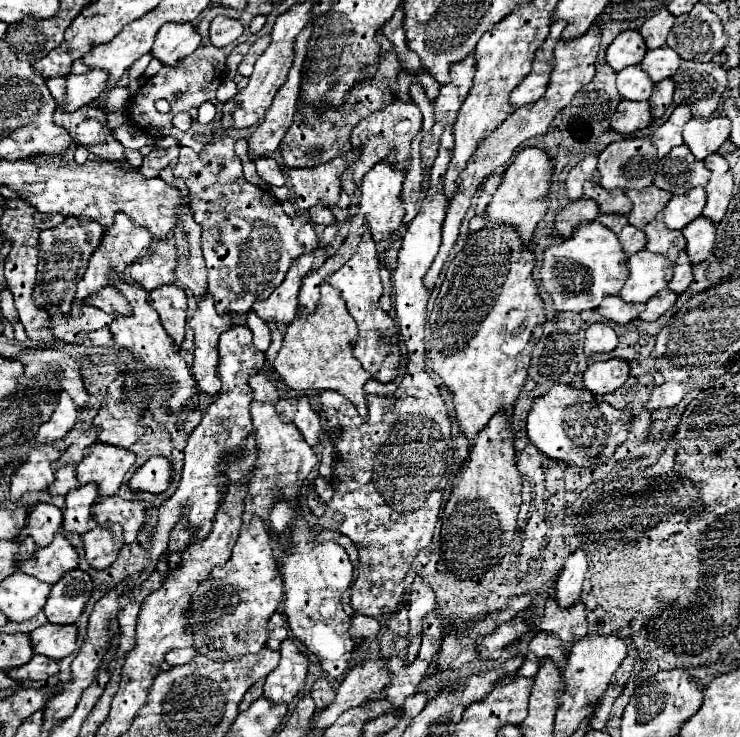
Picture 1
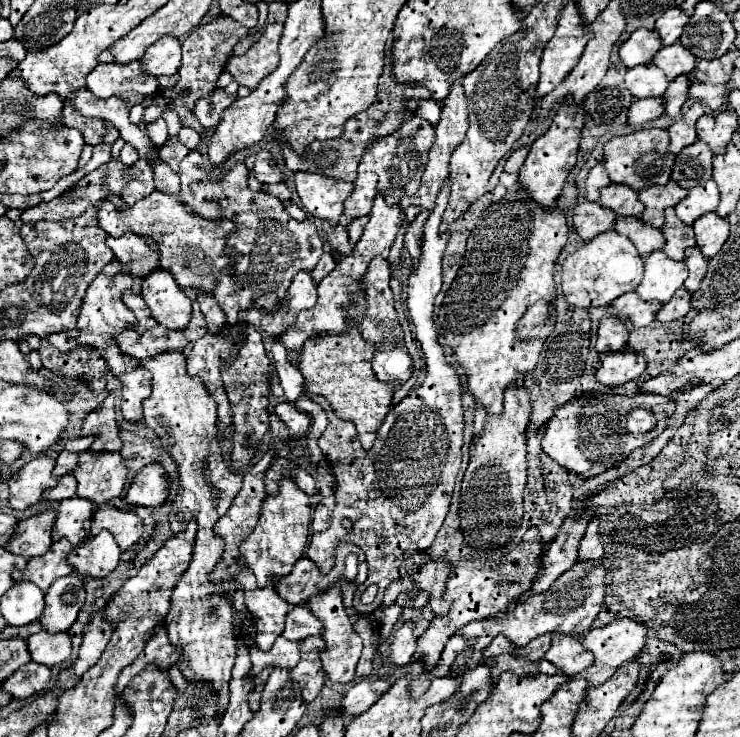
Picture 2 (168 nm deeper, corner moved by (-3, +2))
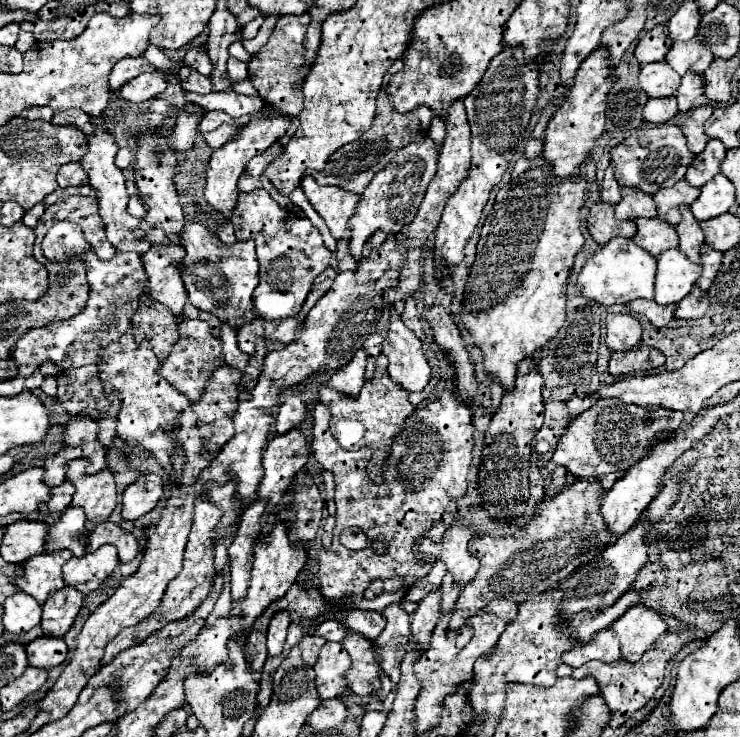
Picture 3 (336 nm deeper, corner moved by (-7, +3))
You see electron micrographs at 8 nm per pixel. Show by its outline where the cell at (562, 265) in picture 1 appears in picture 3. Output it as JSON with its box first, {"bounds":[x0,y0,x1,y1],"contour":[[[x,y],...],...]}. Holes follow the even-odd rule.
{"bounds":[578,238,656,306],"contour":[[[612,238],[608,244],[596,252],[578,274],[578,292],[602,306],[628,304],[634,298],[652,298],[654,296],[654,274],[656,258],[636,246],[630,238]]]}

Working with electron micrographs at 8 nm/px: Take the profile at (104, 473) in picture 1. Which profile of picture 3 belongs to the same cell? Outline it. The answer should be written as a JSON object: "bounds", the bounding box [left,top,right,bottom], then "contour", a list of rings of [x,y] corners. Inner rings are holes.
{"bounds":[66,458,116,522],"contour":[[[76,458],[68,462],[66,478],[76,486],[72,506],[84,508],[86,516],[94,522],[108,520],[116,506],[116,484],[112,472],[106,468],[98,474],[86,474],[88,460]]]}

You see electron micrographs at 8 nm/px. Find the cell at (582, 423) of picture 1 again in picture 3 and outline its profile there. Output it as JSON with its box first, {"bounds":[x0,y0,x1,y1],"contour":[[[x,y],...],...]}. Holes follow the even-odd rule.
{"bounds":[552,398,684,478],"contour":[[[602,398],[568,424],[552,458],[576,478],[602,478],[608,472],[628,470],[634,466],[652,450],[656,434],[674,432],[682,420],[684,414],[680,410],[644,408],[636,404],[624,404],[622,400]]]}

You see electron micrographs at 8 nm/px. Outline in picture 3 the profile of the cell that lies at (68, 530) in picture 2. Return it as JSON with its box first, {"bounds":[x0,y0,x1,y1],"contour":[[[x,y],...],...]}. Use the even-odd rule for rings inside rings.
{"bounds":[46,506,88,558],"contour":[[[68,506],[64,510],[62,518],[50,528],[50,534],[46,540],[46,550],[52,552],[56,548],[68,548],[68,550],[72,550],[72,554],[76,558],[84,556],[86,546],[88,546],[84,524],[86,524],[84,510],[76,508],[76,506]]]}

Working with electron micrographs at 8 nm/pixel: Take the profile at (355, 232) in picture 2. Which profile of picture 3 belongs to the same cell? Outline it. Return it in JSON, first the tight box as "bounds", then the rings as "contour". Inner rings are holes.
{"bounds":[362,230,388,256],"contour":[[[376,230],[368,240],[366,240],[366,244],[364,244],[364,250],[362,250],[362,256],[368,256],[368,252],[372,250],[372,248],[378,248],[384,240],[388,238],[388,234],[386,232],[382,232],[382,230]]]}

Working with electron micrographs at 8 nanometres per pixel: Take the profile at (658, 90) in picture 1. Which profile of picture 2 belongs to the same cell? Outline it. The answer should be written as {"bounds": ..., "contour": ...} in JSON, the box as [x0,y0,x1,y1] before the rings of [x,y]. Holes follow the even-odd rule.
{"bounds":[664,75,690,117],"contour":[[[680,75],[680,77],[676,77],[676,79],[668,85],[668,89],[666,89],[666,93],[664,93],[666,115],[676,117],[676,115],[680,113],[684,101],[688,99],[688,87],[690,87],[688,75]]]}

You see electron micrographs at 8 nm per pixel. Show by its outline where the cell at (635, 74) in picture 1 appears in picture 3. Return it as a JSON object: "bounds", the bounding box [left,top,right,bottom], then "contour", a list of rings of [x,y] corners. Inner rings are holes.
{"bounds":[638,60,680,98],"contour":[[[662,60],[652,64],[642,64],[638,74],[642,90],[650,98],[666,98],[674,96],[680,86],[680,76]]]}

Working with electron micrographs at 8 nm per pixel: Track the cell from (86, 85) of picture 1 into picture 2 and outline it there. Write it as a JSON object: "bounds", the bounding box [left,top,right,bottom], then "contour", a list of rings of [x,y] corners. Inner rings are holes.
{"bounds":[88,63,158,99],"contour":[[[100,63],[90,75],[88,75],[88,91],[92,91],[100,99],[108,99],[112,95],[122,95],[126,91],[140,91],[146,97],[150,97],[152,91],[156,91],[158,81],[152,77],[140,75],[138,63]]]}

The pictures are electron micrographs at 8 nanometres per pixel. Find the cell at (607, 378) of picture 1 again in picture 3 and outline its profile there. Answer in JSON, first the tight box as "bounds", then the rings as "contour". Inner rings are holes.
{"bounds":[608,346,664,376],"contour":[[[640,346],[628,352],[620,354],[622,358],[612,358],[608,372],[612,376],[632,376],[632,374],[642,374],[648,370],[654,370],[664,364],[664,354],[658,352],[656,348]]]}

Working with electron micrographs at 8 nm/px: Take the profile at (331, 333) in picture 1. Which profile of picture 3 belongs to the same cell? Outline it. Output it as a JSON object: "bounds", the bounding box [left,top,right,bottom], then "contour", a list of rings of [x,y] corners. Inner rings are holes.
{"bounds":[318,354,414,482],"contour":[[[380,354],[376,358],[374,378],[364,380],[364,386],[358,396],[346,396],[346,394],[330,388],[326,382],[318,384],[318,396],[332,412],[330,430],[340,446],[350,451],[358,450],[362,446],[372,448],[372,458],[368,462],[368,474],[376,482],[382,482],[380,468],[388,456],[388,442],[392,440],[392,436],[396,436],[396,432],[400,432],[404,418],[410,416],[414,410],[414,406],[408,402],[408,392],[390,380],[386,366],[388,366],[388,358],[384,354]]]}

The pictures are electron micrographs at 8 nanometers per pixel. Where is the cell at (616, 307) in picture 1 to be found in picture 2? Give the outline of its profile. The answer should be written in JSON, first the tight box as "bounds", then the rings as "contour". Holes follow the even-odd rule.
{"bounds":[612,293,662,327],"contour":[[[626,293],[618,297],[612,307],[622,319],[628,319],[632,327],[646,327],[656,319],[656,313],[662,309],[662,303],[648,303],[642,301],[636,293]]]}

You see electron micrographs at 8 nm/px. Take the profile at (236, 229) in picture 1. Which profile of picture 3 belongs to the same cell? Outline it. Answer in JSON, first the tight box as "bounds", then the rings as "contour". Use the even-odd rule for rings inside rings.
{"bounds":[232,190,330,320],"contour":[[[252,190],[248,194],[240,192],[238,202],[236,202],[236,210],[232,212],[232,224],[234,224],[234,232],[236,234],[252,234],[250,238],[254,238],[256,242],[256,256],[260,262],[260,284],[254,290],[254,308],[252,312],[262,316],[264,320],[282,320],[282,318],[290,318],[296,316],[310,292],[312,280],[324,272],[330,264],[330,250],[326,250],[320,232],[312,226],[312,222],[308,218],[300,218],[294,216],[292,212],[280,208],[266,190]]]}

